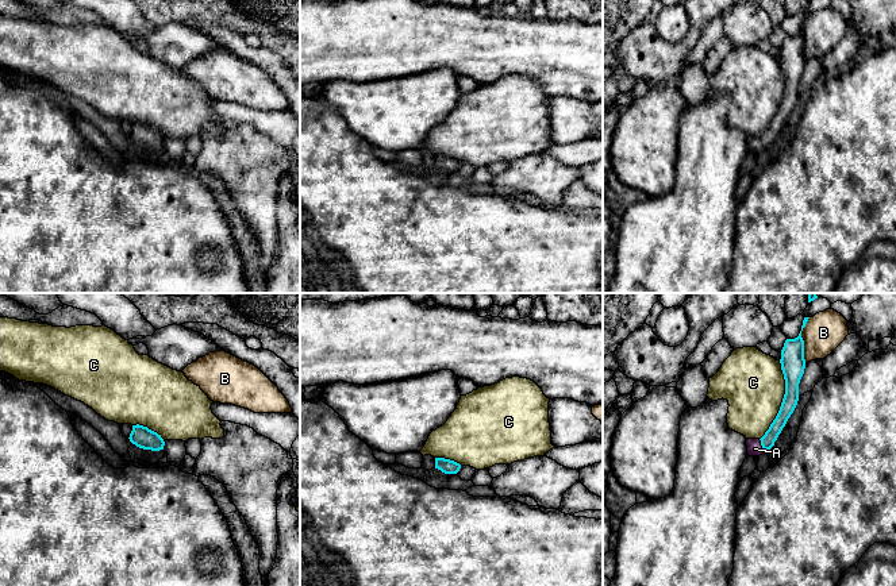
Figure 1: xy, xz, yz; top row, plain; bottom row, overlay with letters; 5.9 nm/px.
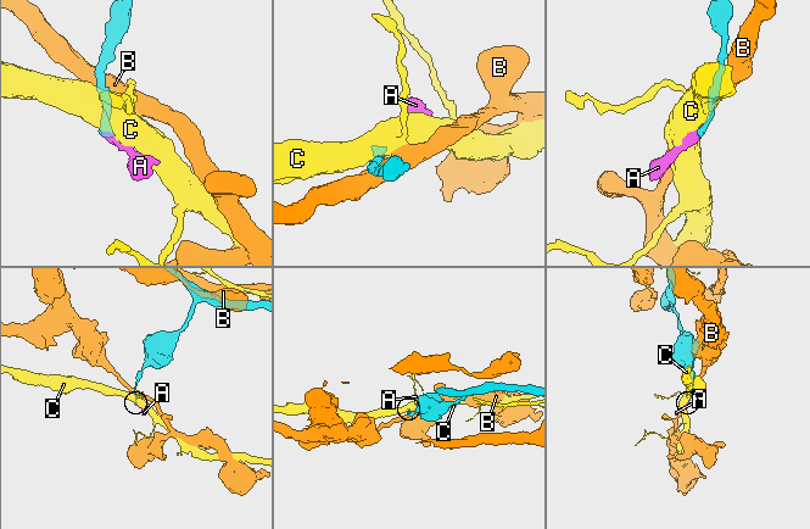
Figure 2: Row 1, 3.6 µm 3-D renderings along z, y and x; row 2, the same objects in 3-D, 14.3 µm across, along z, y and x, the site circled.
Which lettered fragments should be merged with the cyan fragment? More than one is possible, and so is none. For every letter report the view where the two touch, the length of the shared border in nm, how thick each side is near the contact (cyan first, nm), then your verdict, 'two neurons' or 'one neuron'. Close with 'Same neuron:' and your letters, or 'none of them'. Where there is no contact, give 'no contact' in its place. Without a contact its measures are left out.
A: yz | 90 nm | 80/90 nm | one neuron
B: yz | 280 nm | 150/240 nm | two neurons
C: yz | 480 nm | 150/360 nm | two neurons
Same neuron: A

